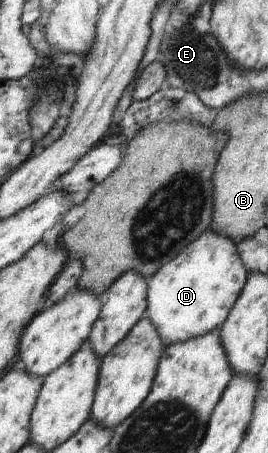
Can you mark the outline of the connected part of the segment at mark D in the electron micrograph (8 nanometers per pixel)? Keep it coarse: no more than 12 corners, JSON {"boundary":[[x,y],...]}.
{"boundary":[[209,228],[148,281],[166,346],[219,328],[247,270]]}

